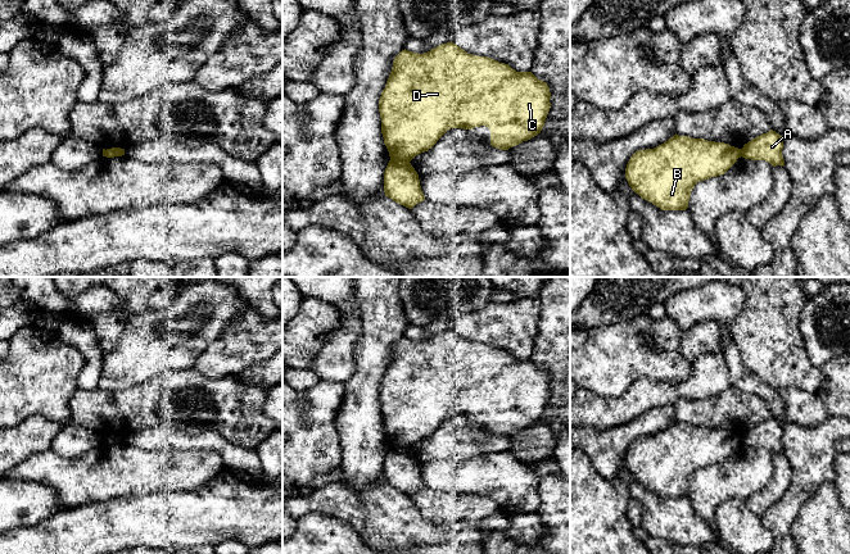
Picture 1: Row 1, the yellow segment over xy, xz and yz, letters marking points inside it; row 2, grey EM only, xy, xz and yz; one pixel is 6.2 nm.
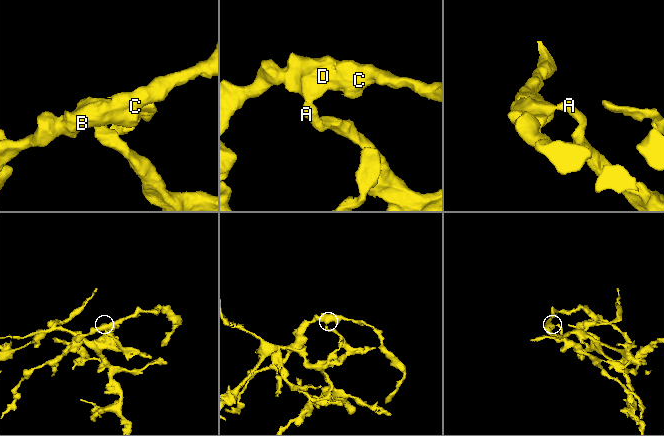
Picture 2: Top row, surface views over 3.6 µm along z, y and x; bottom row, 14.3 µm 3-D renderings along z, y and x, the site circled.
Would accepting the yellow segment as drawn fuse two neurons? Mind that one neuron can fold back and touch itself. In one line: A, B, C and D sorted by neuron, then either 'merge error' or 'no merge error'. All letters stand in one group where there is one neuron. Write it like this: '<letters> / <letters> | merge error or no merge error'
A / B C D | merge error

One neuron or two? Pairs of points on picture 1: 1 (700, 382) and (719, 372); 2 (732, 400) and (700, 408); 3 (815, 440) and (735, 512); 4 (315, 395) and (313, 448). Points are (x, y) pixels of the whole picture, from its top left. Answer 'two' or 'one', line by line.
1: one
2: one
3: two
4: one

